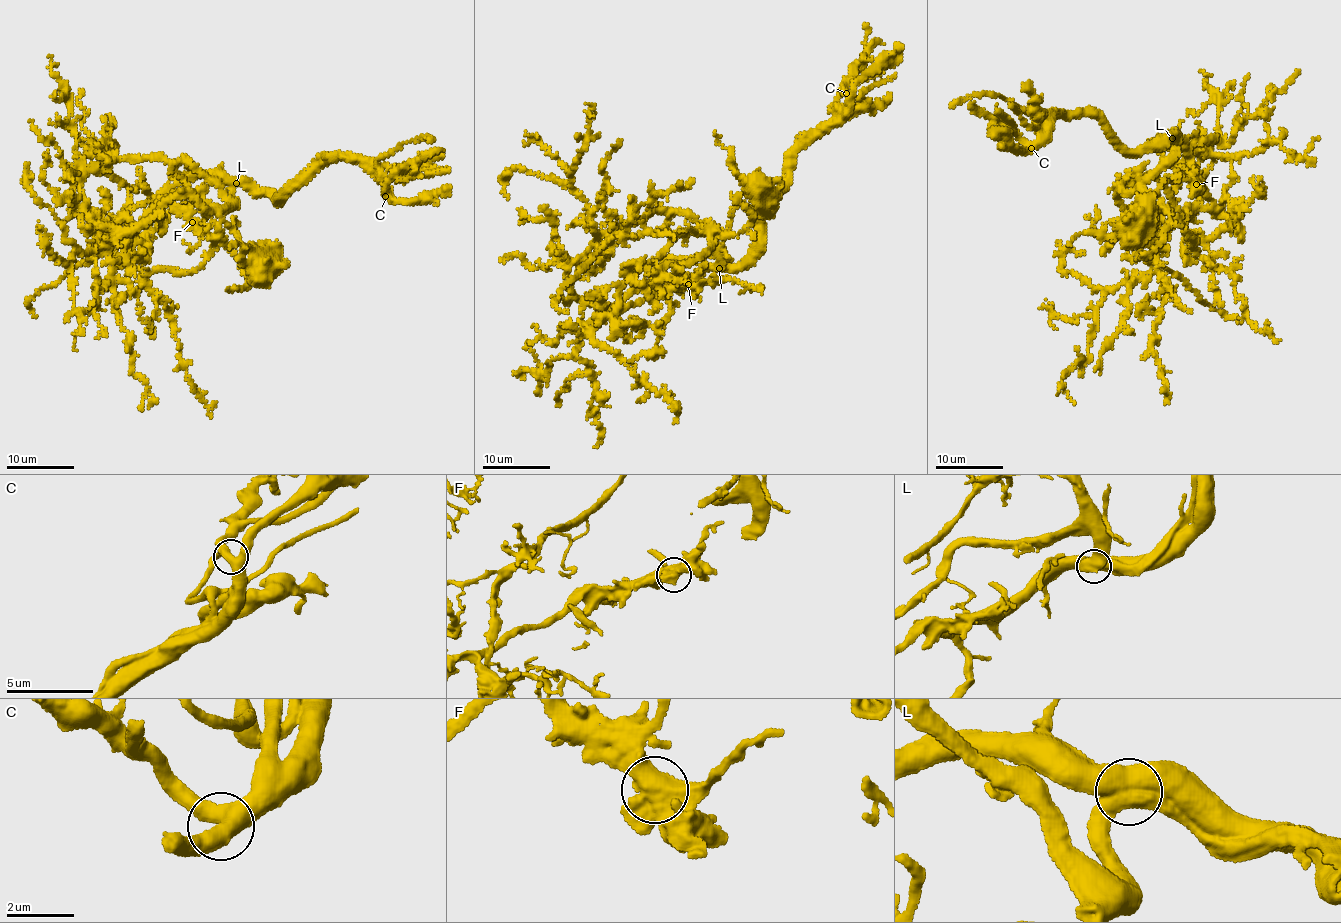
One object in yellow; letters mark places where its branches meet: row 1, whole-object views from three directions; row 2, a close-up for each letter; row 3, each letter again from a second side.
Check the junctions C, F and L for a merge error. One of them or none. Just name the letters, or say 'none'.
L

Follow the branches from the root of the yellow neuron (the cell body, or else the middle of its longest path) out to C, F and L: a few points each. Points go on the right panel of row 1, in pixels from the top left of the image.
C: (1131, 230), (1176, 136), (1119, 149), (1097, 117), (1063, 111), (1031, 148)
F: (1131, 230), (1134, 205), (1154, 195), (1143, 186), (1174, 154), (1172, 141), (1196, 184)
L: (1131, 230), (1134, 205), (1142, 198), (1138, 210), (1154, 195), (1143, 186), (1174, 151), (1172, 137)

